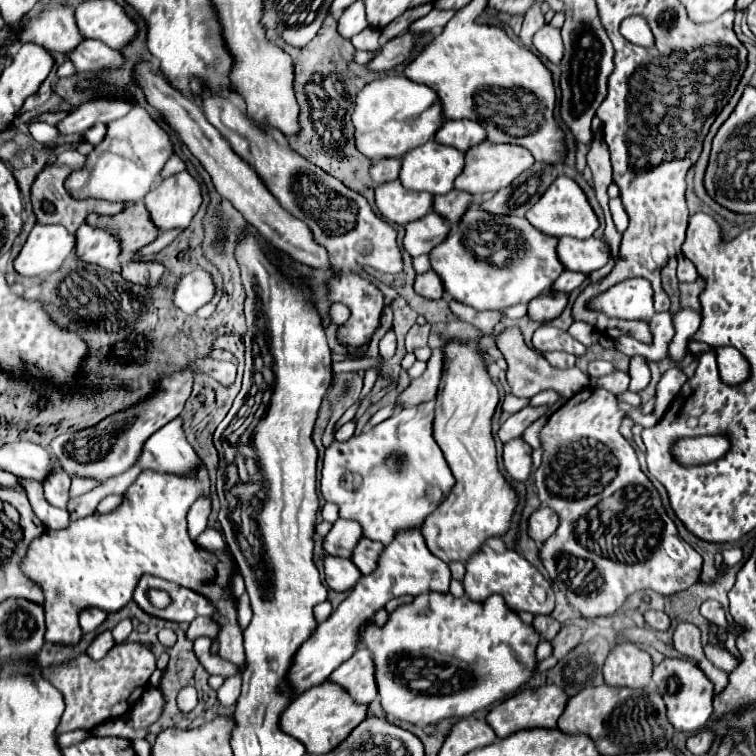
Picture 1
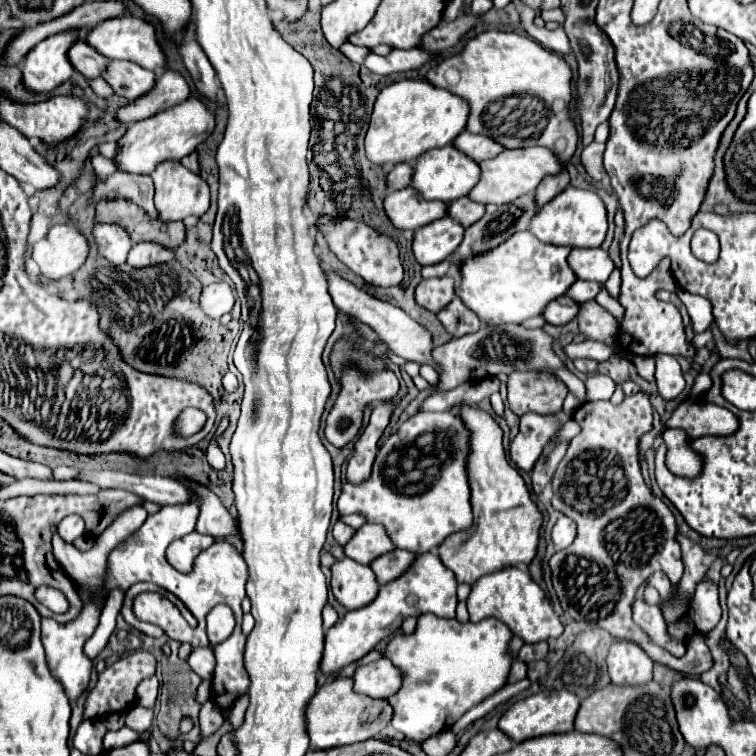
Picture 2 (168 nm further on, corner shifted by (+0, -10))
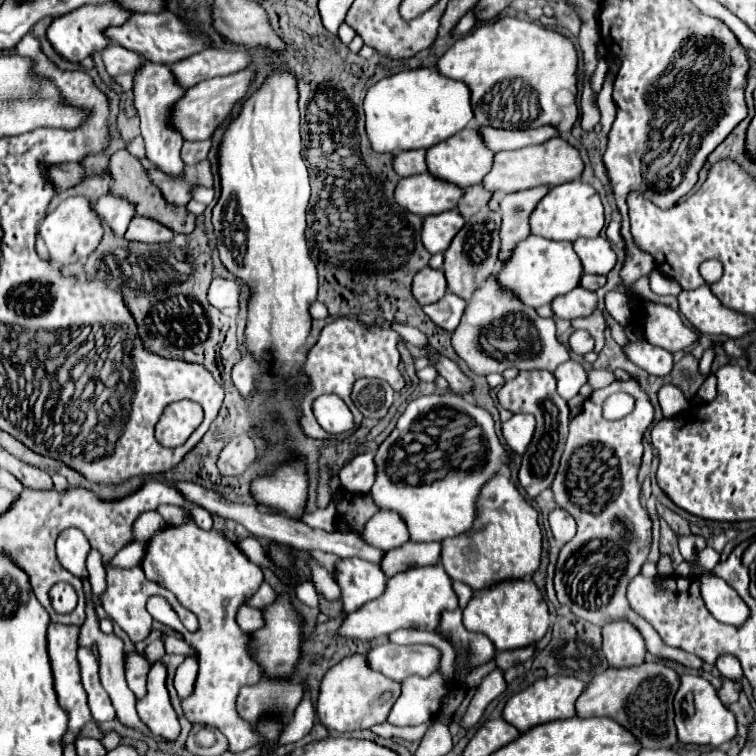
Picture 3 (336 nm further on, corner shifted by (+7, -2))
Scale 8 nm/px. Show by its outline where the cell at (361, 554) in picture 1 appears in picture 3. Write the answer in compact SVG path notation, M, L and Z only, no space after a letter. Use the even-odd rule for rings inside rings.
M406 542L400 548L392 548L384 554L384 560L380 560L380 566L384 568L384 574L390 578L402 570L408 570L412 566L428 566L436 564L440 558L440 542Z

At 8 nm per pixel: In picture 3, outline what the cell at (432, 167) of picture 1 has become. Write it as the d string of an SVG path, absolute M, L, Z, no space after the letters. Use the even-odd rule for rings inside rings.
M464 128L464 132L456 132L456 136L450 136L448 140L442 140L442 144L436 144L436 148L426 150L428 172L440 180L448 180L450 184L456 184L458 188L480 184L482 178L492 168L492 158L494 154L482 144L474 128Z

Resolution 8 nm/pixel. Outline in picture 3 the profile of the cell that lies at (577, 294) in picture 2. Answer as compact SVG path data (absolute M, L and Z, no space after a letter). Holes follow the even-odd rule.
M582 274L582 278L580 278L580 288L584 288L584 290L590 290L590 292L598 290L598 288L600 288L600 286L604 286L604 284L606 284L606 276Z

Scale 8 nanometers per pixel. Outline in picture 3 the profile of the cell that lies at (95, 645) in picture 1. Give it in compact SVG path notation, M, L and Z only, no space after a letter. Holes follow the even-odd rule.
M114 730L102 732L102 738L100 738L100 742L102 742L102 746L104 746L106 750L114 750L114 748L120 744L120 740L122 740L122 736L116 734Z

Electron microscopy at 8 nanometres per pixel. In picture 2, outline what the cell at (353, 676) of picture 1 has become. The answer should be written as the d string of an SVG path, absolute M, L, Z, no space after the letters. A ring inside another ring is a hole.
M379 658L367 666L357 668L355 672L355 692L363 692L375 698L393 696L403 682L403 672L393 666L389 658Z

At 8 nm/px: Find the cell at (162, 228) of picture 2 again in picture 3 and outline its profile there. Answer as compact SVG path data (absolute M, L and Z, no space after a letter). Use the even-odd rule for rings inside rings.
M118 150L110 156L110 176L112 176L110 192L116 192L116 196L124 196L124 200L132 200L134 208L136 208L136 216L148 216L160 224L166 224L166 228L174 230L174 234L188 234L194 230L196 216L186 212L186 208L182 208L182 206L176 210L176 206L168 204L160 196L160 190L150 184L148 176L144 174L142 164L132 154L128 154L126 150Z

